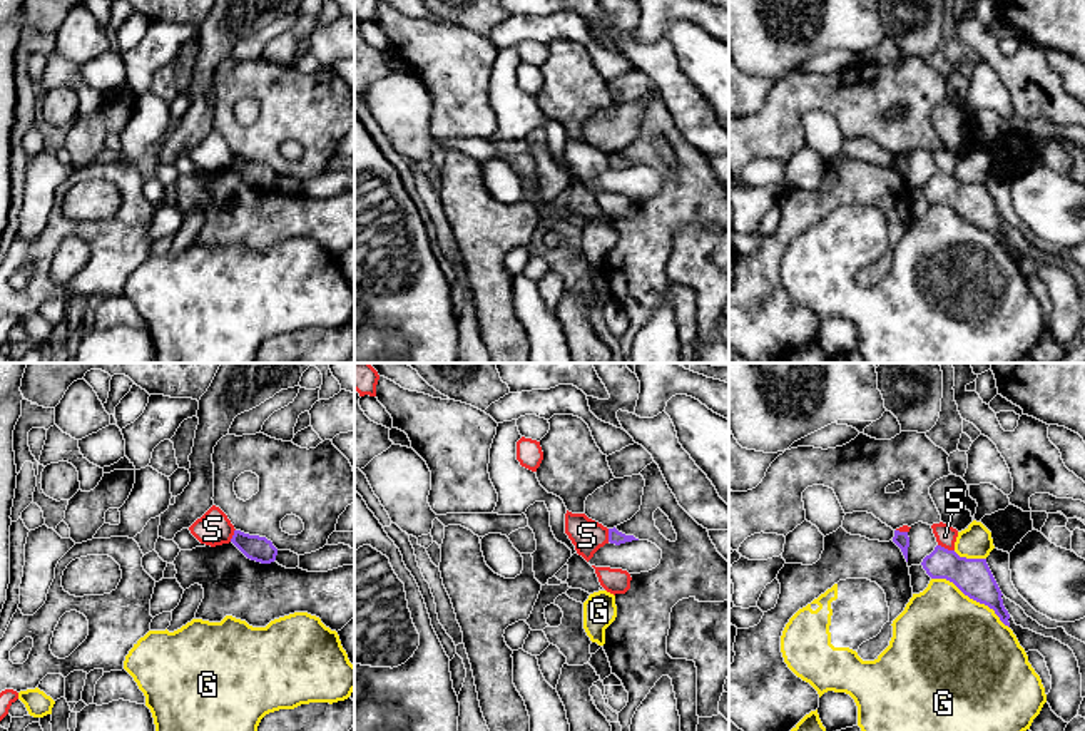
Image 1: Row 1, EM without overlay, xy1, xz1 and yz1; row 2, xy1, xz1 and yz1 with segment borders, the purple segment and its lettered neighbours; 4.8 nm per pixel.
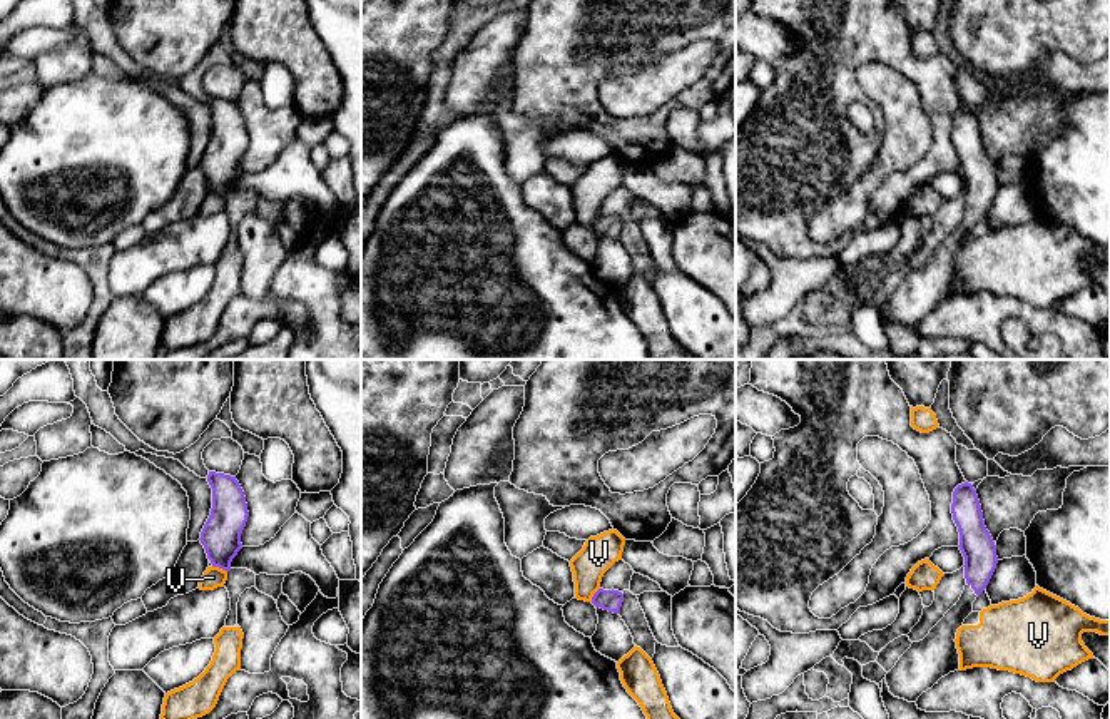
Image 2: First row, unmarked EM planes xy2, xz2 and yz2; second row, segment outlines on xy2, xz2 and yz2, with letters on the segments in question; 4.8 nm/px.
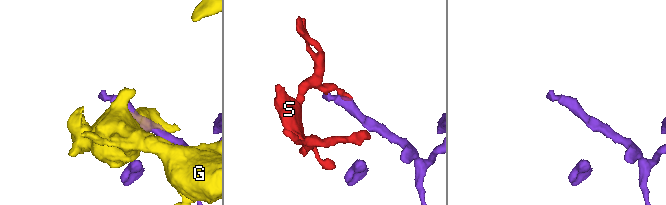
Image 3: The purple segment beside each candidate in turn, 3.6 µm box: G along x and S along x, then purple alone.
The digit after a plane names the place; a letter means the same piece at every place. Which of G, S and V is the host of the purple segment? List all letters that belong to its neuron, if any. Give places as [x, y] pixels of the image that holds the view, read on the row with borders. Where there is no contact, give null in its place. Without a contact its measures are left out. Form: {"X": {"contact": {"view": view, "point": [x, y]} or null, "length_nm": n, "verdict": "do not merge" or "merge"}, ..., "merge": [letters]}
{"G": {"contact": {"view": "yz1", "point": [972, 598]}, "length_nm": 440, "verdict": "do not merge"}, "S": {"contact": {"view": "yz1", "point": [947, 549]}, "length_nm": 90, "verdict": "do not merge"}, "V": {"contact": {"view": "xy2", "point": [219, 567]}, "length_nm": 80, "verdict": "do not merge"}, "merge": []}

